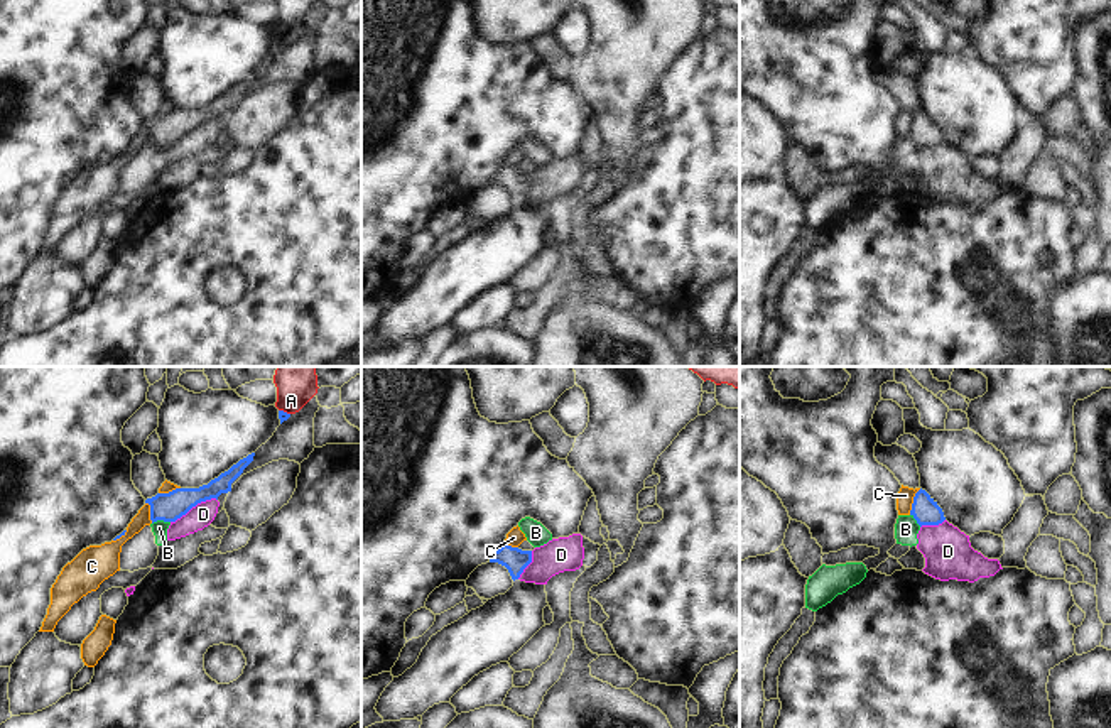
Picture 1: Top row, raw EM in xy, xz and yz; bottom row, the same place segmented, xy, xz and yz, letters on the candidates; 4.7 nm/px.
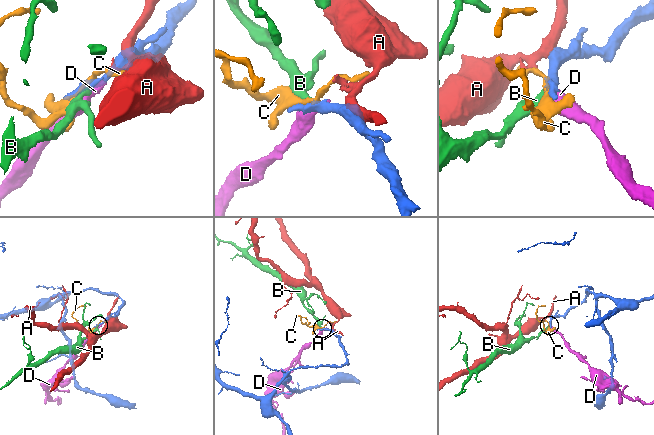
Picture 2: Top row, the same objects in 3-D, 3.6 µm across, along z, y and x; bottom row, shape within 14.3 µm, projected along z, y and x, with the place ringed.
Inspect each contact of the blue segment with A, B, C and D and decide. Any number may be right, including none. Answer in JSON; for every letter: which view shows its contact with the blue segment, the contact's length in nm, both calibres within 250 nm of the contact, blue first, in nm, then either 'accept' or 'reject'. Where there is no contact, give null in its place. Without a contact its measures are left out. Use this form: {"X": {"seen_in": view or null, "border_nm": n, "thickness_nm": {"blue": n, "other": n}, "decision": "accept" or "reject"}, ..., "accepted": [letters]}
{"A": {"seen_in": "xy", "border_nm": 60, "thickness_nm": {"blue": 50, "other": 160}, "decision": "reject"}, "B": {"seen_in": "xy", "border_nm": 90, "thickness_nm": {"blue": 140, "other": 70}, "decision": "accept"}, "C": {"seen_in": "yz", "border_nm": 140, "thickness_nm": {"blue": 120, "other": 80}, "decision": "reject"}, "D": {"seen_in": "xy", "border_nm": 260, "thickness_nm": {"blue": 140, "other": 110}, "decision": "reject"}, "accepted": ["B"]}

